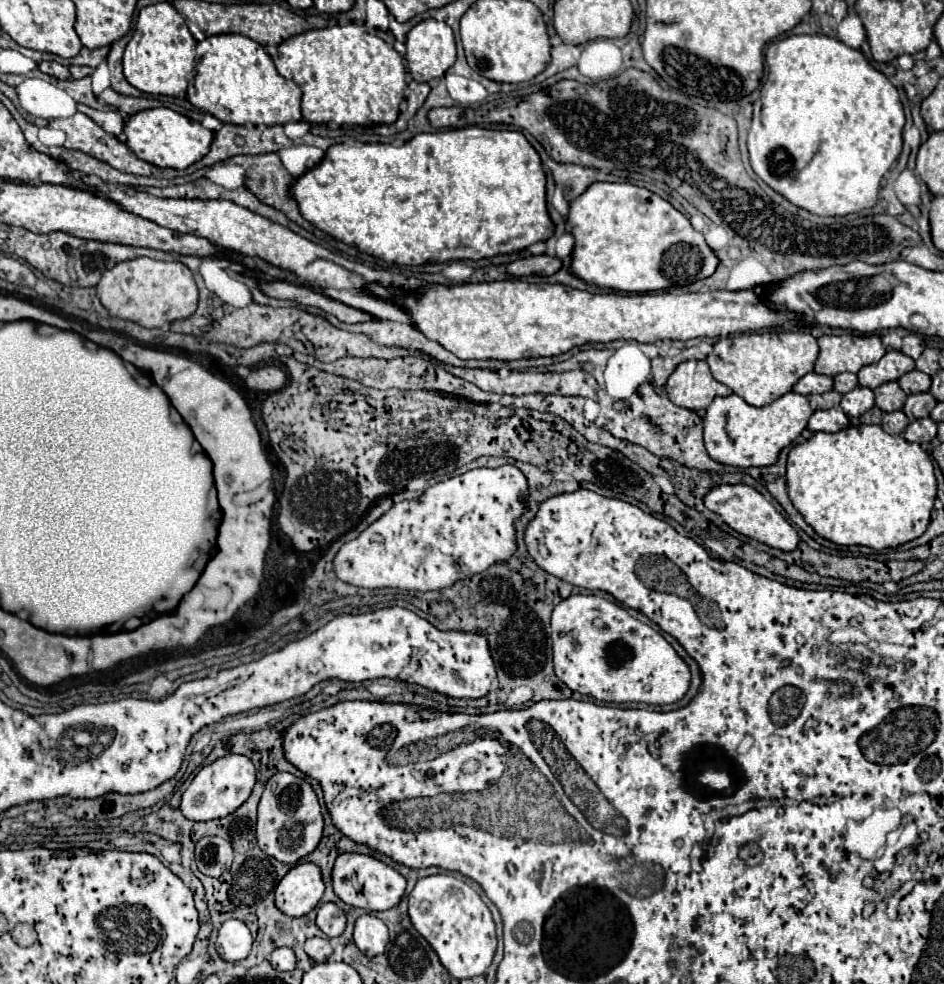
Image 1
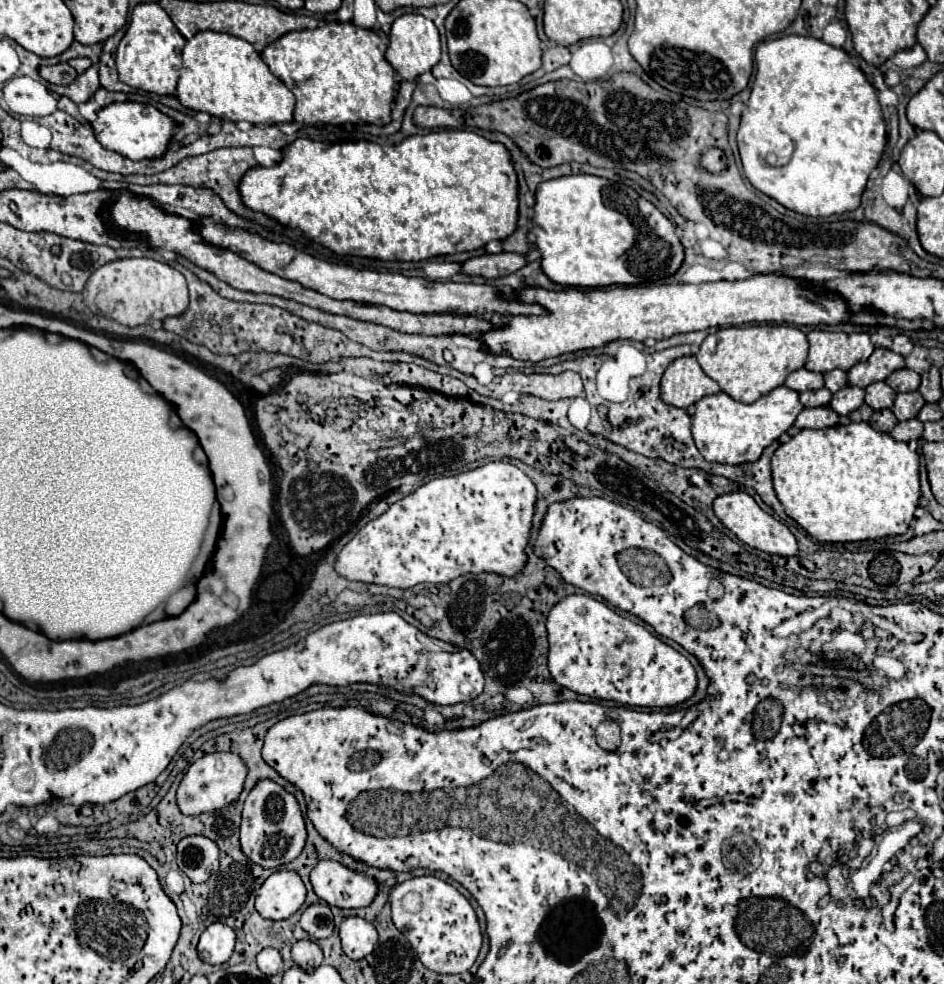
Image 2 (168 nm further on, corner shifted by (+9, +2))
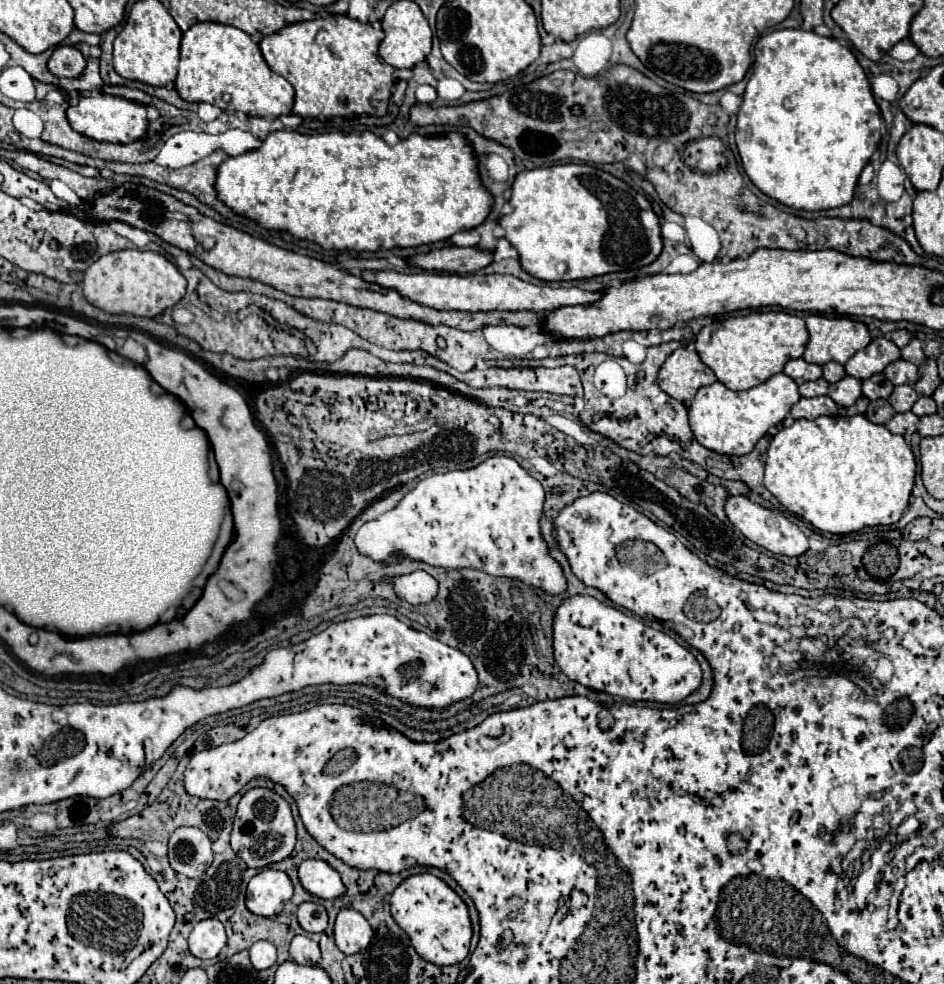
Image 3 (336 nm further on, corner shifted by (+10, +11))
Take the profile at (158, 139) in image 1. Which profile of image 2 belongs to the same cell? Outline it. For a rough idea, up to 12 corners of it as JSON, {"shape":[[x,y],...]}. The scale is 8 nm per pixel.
{"shape":[[111,103],[91,125],[127,159],[159,159],[175,121],[147,103]]}

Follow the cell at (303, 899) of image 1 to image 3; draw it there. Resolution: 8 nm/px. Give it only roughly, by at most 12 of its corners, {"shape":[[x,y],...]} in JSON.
{"shape":[[272,868],[246,888],[246,908],[276,916],[292,898],[290,878]]}

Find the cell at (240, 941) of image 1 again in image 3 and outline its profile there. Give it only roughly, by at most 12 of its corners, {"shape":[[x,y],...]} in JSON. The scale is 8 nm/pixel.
{"shape":[[216,918],[198,922],[188,936],[192,956],[216,958],[226,932]]}

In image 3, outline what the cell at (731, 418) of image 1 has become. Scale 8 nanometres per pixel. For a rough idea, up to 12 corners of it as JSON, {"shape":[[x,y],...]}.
{"shape":[[782,372],[744,392],[714,382],[688,408],[704,448],[742,456],[800,400]]}

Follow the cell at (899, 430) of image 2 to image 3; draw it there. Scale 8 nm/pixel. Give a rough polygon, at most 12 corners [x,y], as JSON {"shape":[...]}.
{"shape":[[896,414],[886,424],[892,434],[906,440],[916,432],[918,416]]}

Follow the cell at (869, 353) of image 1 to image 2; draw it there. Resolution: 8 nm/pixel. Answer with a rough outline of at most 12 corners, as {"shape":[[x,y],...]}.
{"shape":[[811,331],[805,369],[849,371],[875,349],[867,333]]}

